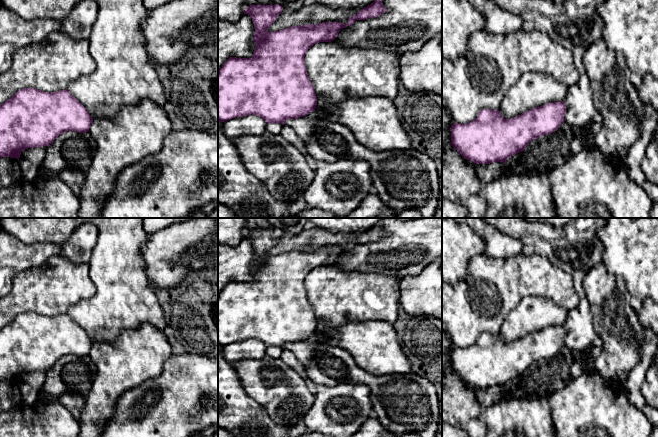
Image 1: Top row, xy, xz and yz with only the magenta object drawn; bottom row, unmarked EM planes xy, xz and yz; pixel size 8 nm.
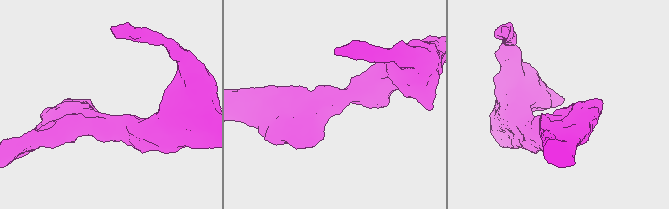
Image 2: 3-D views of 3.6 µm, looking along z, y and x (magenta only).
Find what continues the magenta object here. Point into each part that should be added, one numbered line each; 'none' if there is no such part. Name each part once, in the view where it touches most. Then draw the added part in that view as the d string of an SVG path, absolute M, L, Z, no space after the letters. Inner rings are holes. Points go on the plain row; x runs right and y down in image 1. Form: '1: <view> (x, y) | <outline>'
none

